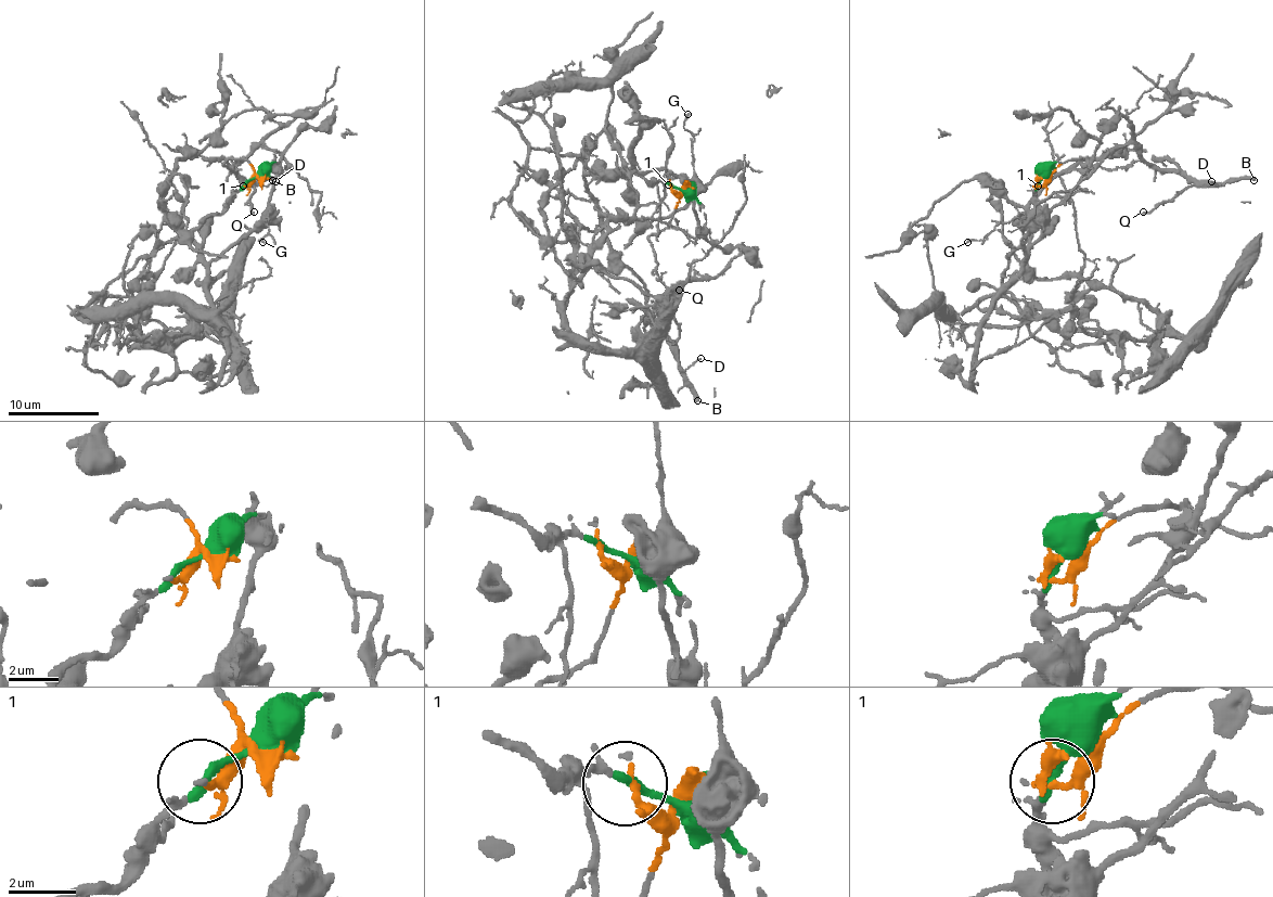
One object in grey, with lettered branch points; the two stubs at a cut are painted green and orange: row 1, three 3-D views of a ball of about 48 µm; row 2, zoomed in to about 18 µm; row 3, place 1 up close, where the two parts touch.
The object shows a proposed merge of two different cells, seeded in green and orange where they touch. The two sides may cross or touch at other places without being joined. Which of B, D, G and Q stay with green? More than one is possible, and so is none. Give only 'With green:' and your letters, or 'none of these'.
With green: G

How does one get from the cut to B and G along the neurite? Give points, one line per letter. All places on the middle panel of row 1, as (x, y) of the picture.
B: (684, 189), (672, 218), (650, 236), (666, 286), (658, 298), (658, 328), (697, 401)
G: (684, 189), (647, 182), (627, 170), (608, 173), (666, 168), (693, 178), (693, 137), (684, 127), (689, 114)

